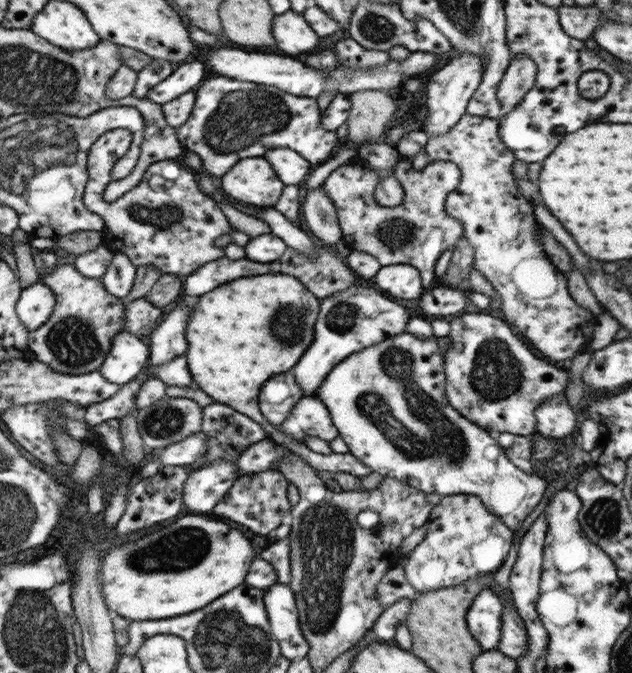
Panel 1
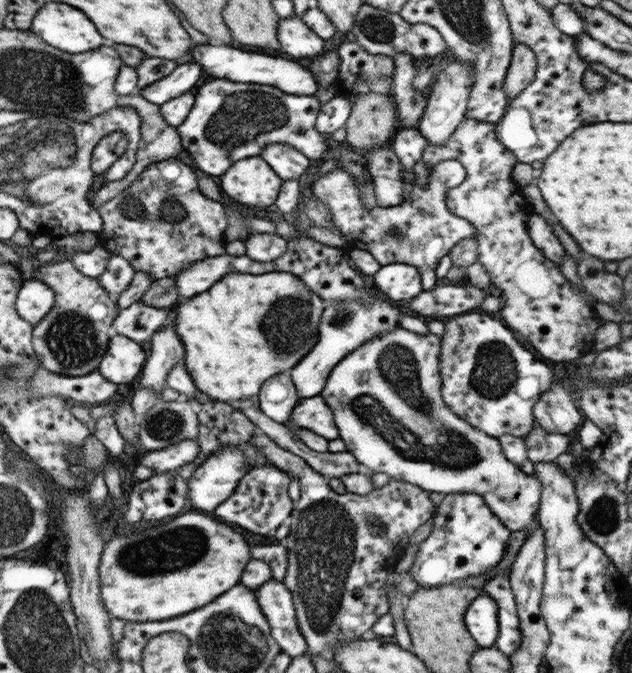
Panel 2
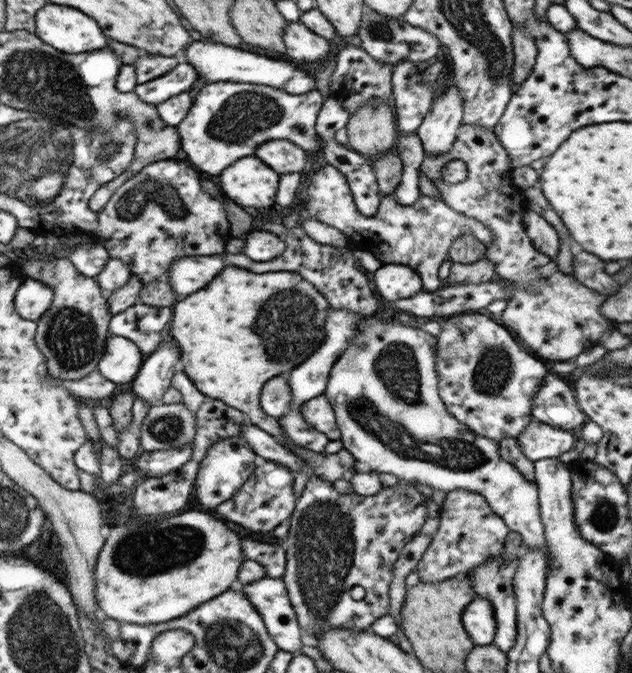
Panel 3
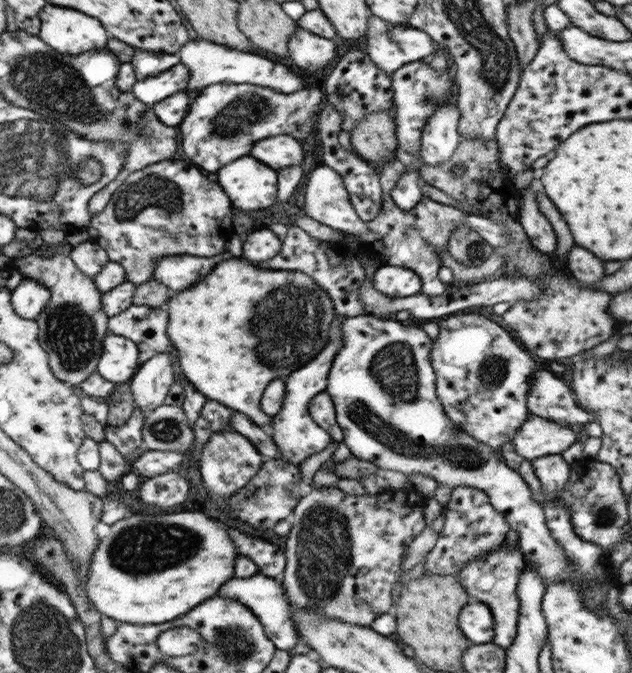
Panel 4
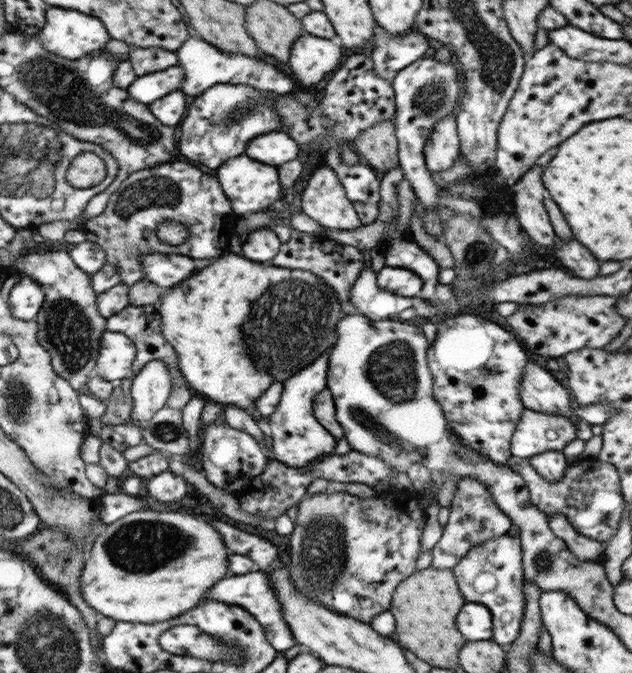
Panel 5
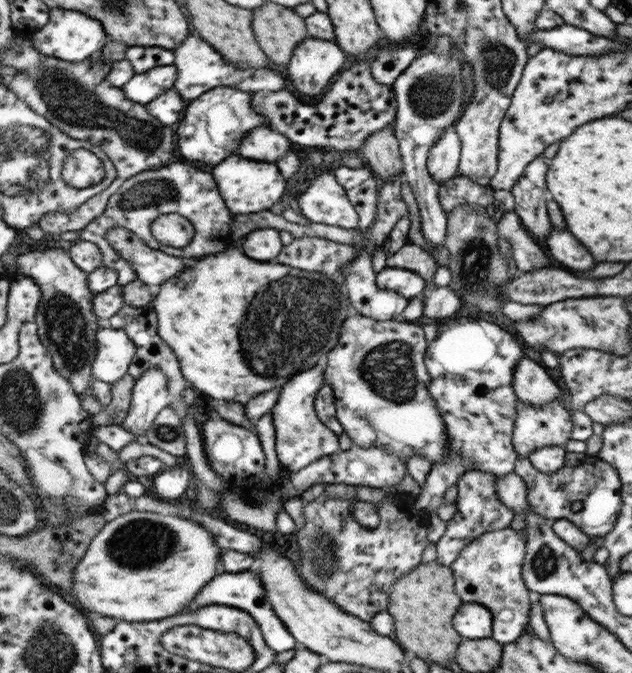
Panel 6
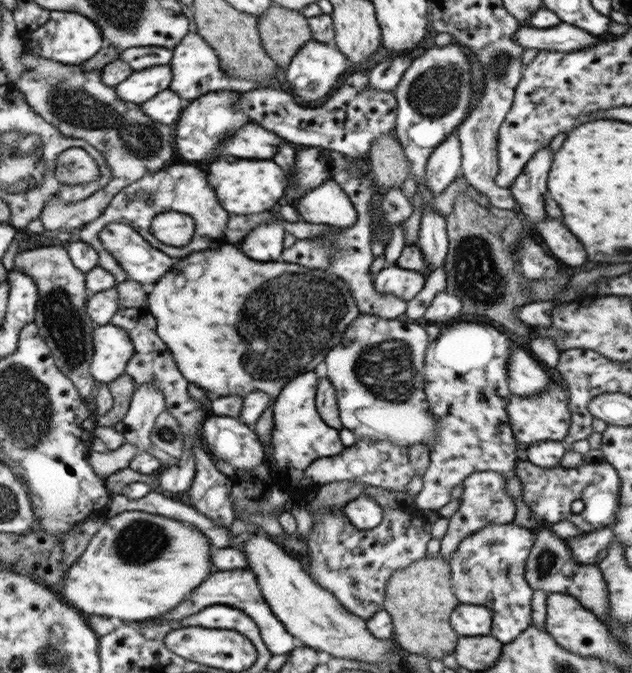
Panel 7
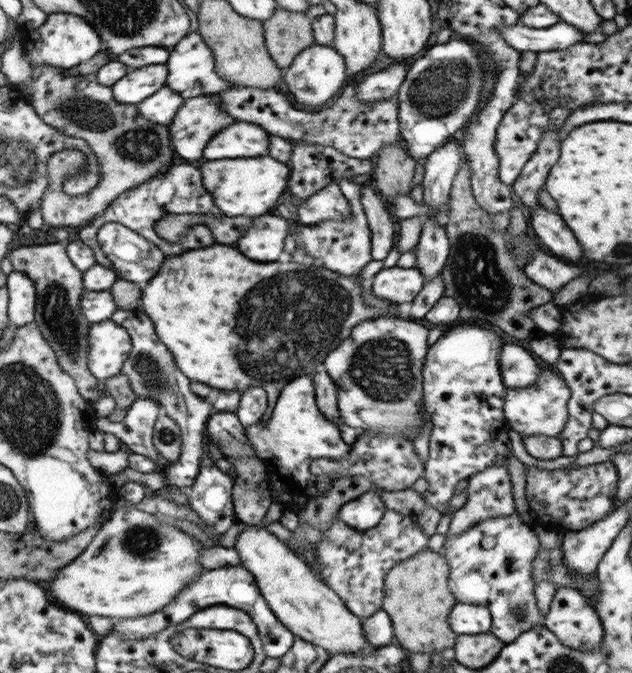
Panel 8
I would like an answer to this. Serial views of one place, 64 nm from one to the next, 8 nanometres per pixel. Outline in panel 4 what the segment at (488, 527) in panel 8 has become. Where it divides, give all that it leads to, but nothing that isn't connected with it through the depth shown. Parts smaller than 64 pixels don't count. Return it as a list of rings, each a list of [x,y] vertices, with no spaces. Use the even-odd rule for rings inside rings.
[[[505,542],[497,548],[491,550],[487,554],[477,556],[475,560],[467,562],[455,576],[461,582],[461,586],[465,588],[465,592],[469,594],[471,602],[483,602],[491,608],[493,614],[493,644],[497,644],[499,648],[507,650],[515,636],[517,636],[517,618],[519,618],[519,598],[517,598],[517,580],[519,574],[525,568],[525,560],[523,554],[519,552],[519,548],[509,548]]]

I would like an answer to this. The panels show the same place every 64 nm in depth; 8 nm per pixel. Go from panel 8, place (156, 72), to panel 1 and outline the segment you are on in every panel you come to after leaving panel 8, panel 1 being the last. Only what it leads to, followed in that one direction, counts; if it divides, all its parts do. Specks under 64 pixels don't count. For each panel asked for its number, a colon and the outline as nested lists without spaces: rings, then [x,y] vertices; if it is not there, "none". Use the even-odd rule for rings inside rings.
1: [[[181,62],[175,66],[173,74],[169,74],[163,82],[155,84],[155,88],[151,88],[147,92],[147,100],[163,106],[175,98],[179,98],[183,92],[195,88],[201,80],[203,80],[203,64],[201,62]]]
2: [[[181,62],[171,74],[167,74],[165,78],[161,78],[161,80],[157,80],[141,90],[137,90],[135,94],[139,94],[141,98],[145,98],[151,104],[161,106],[161,104],[189,92],[199,78],[201,78],[199,64],[191,64],[191,62],[183,64]]]
3: [[[177,64],[167,74],[153,78],[145,84],[137,84],[133,94],[139,96],[143,102],[157,106],[157,104],[169,100],[169,96],[177,96],[177,94],[189,90],[193,86],[195,78],[197,78],[197,72],[191,64]]]
4: [[[179,62],[177,66],[165,70],[157,76],[137,80],[129,92],[133,92],[133,96],[139,102],[143,102],[147,106],[153,106],[153,104],[173,96],[175,92],[185,90],[187,84],[189,84],[189,78],[191,78],[191,70],[185,64]]]
5: [[[175,64],[175,66],[169,66],[165,70],[157,70],[157,72],[145,74],[145,76],[137,76],[133,80],[133,84],[125,90],[133,100],[149,106],[155,100],[163,98],[165,94],[177,90],[181,86],[183,78],[185,78],[183,68]]]
6: [[[157,66],[149,72],[135,74],[121,90],[125,96],[137,104],[149,104],[157,96],[161,96],[165,90],[173,88],[173,82],[177,80],[177,68],[171,66]]]
7: [[[151,66],[151,68],[143,68],[139,72],[131,72],[129,78],[125,78],[121,84],[115,86],[115,92],[121,100],[129,102],[129,104],[143,104],[151,98],[155,98],[157,94],[161,94],[161,90],[169,88],[171,84],[171,66]]]

